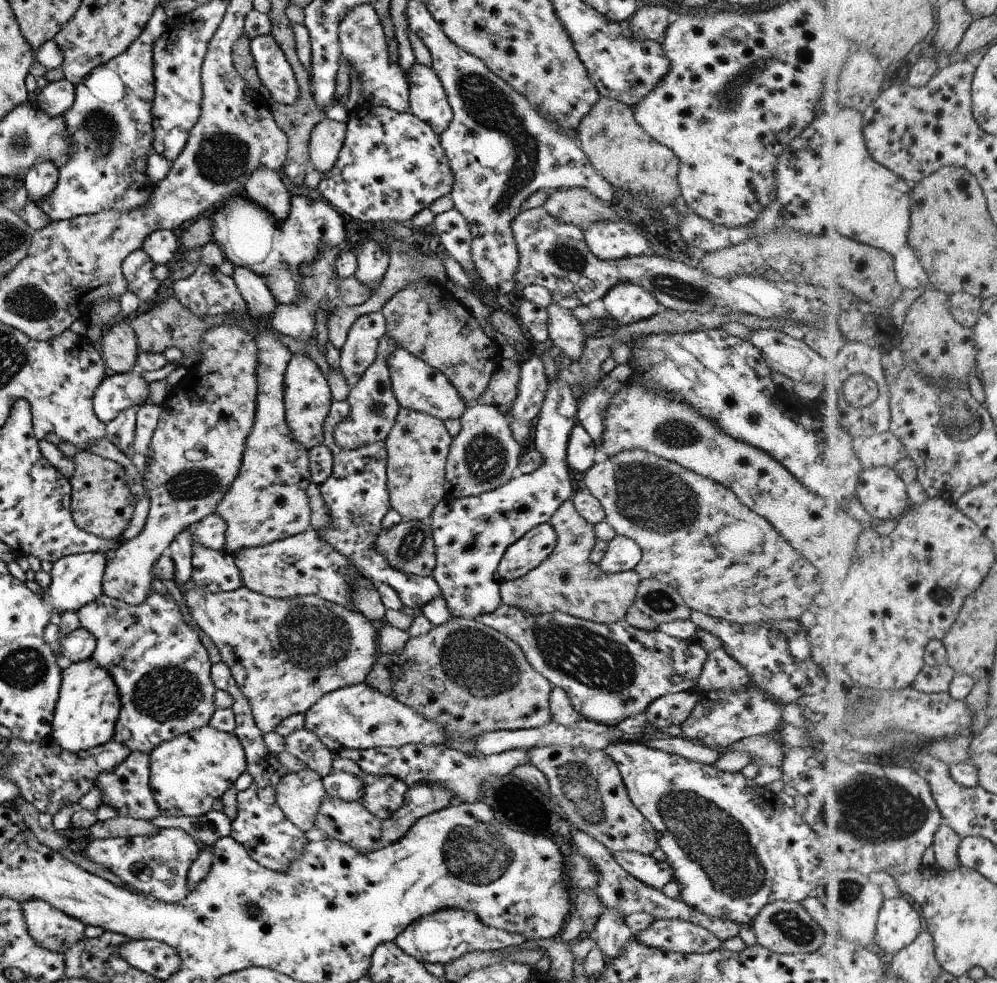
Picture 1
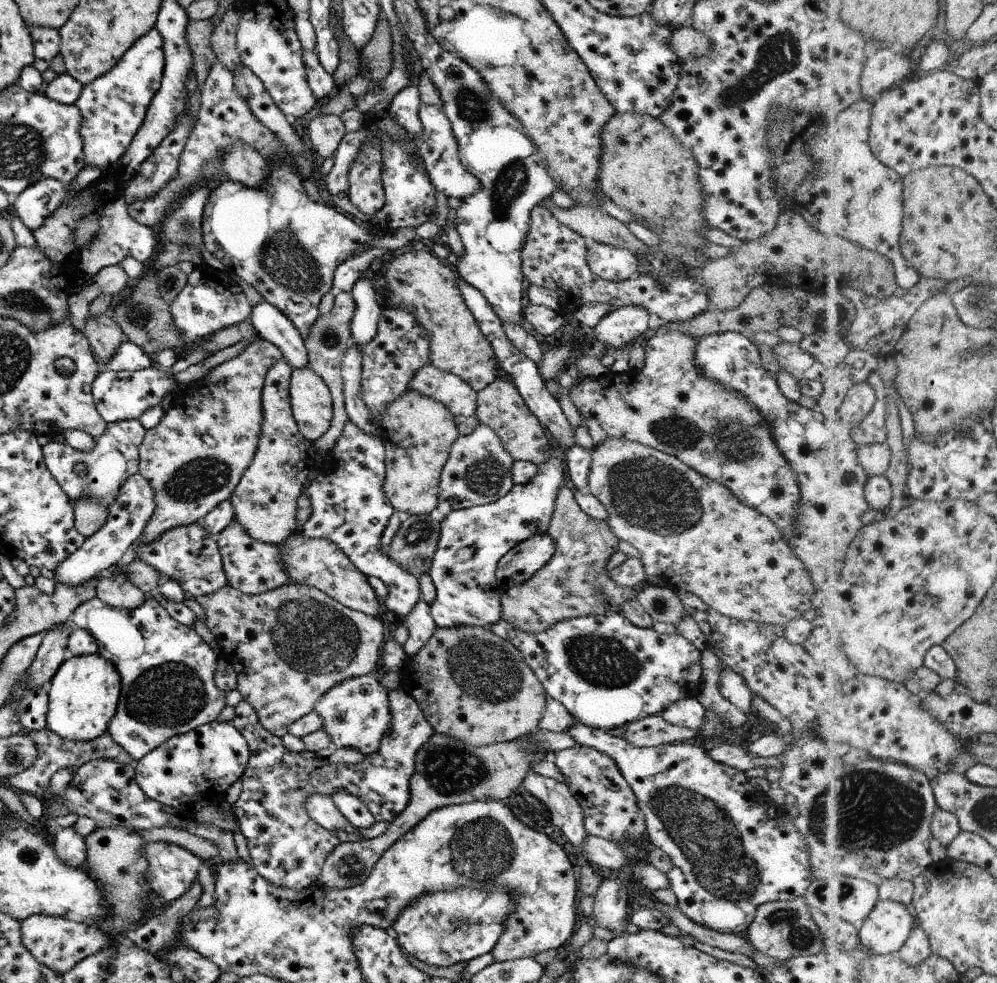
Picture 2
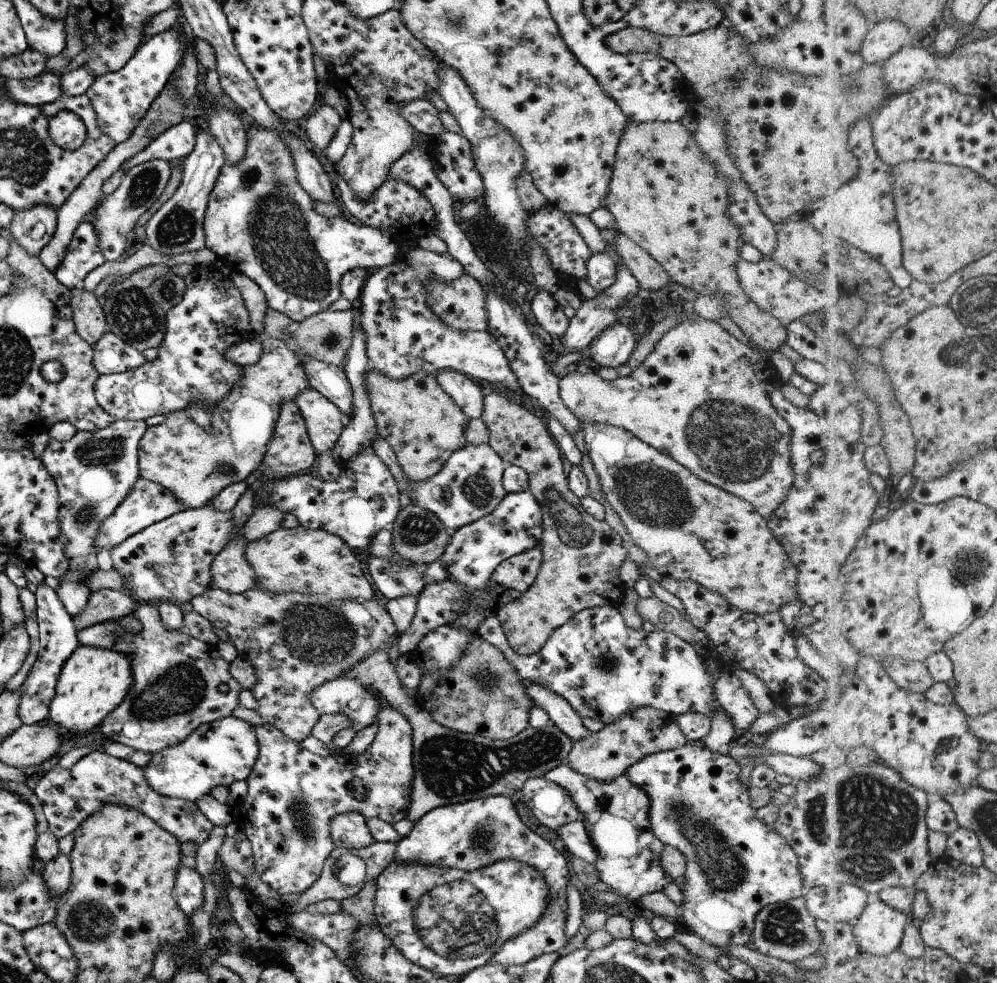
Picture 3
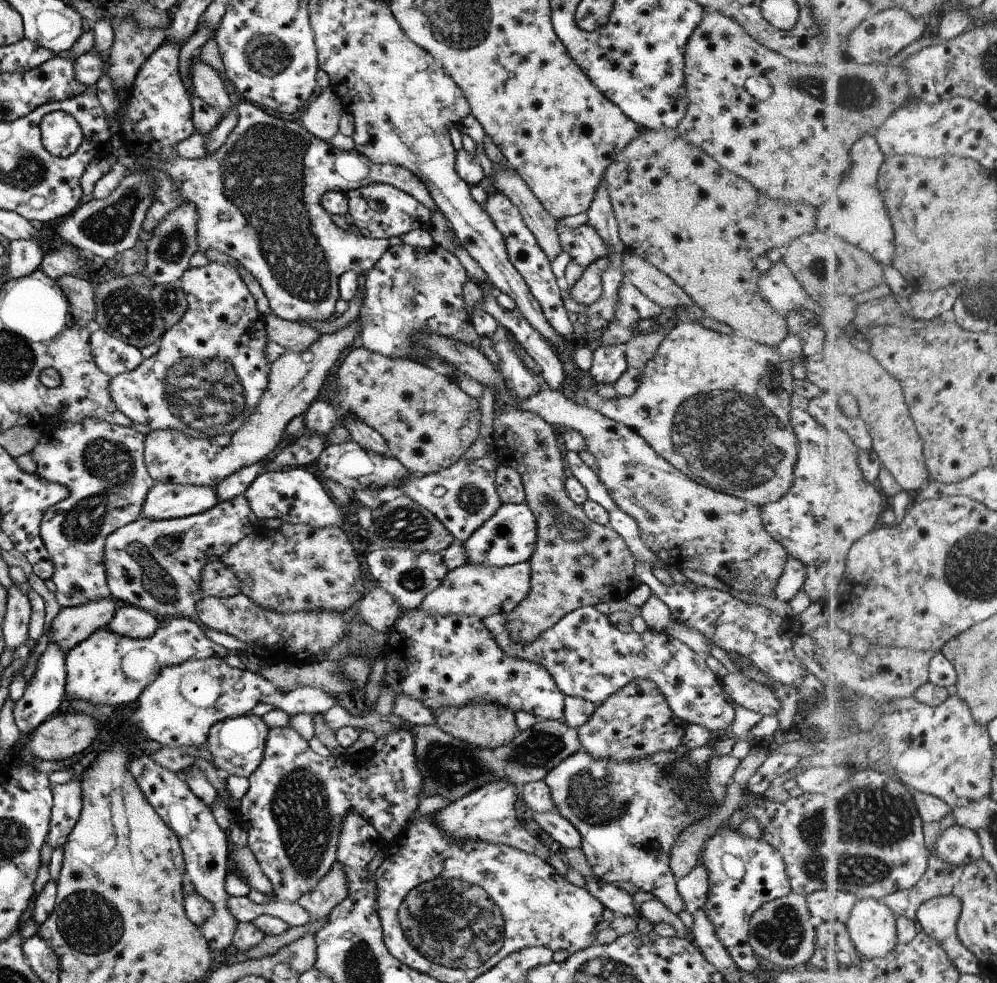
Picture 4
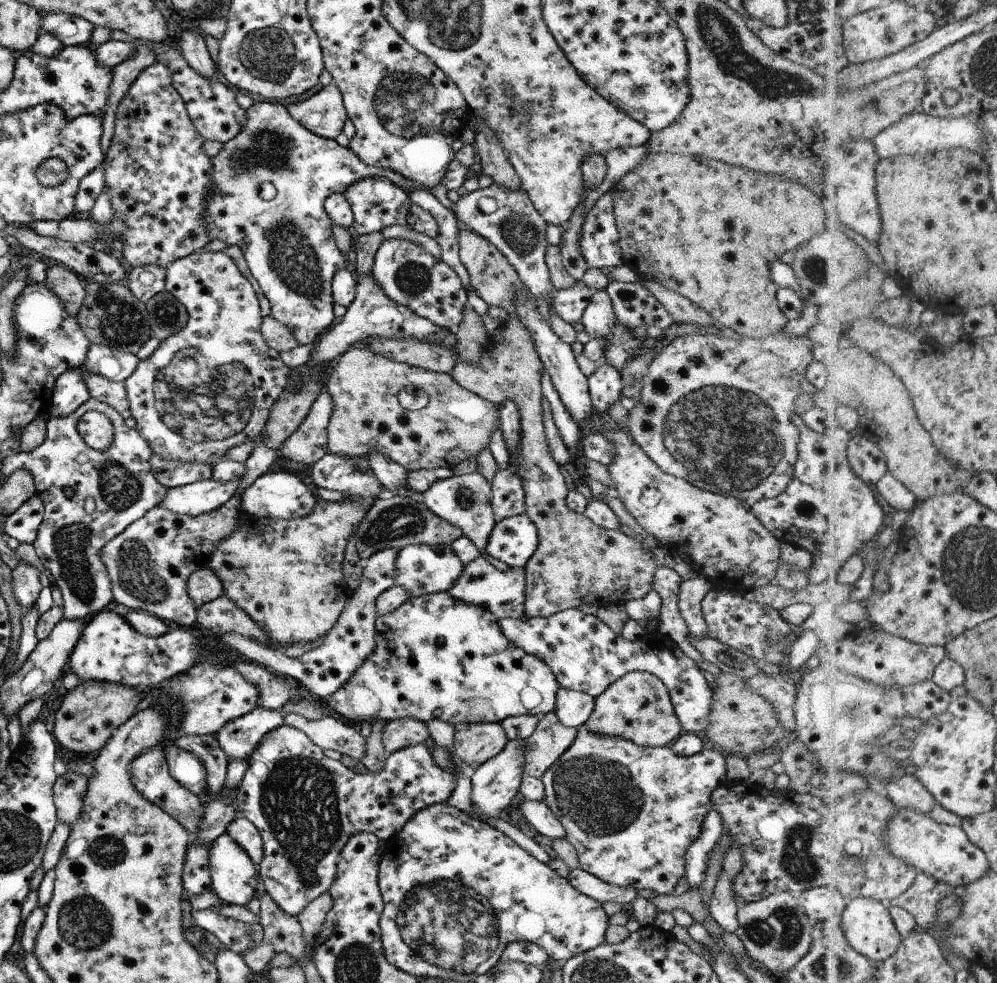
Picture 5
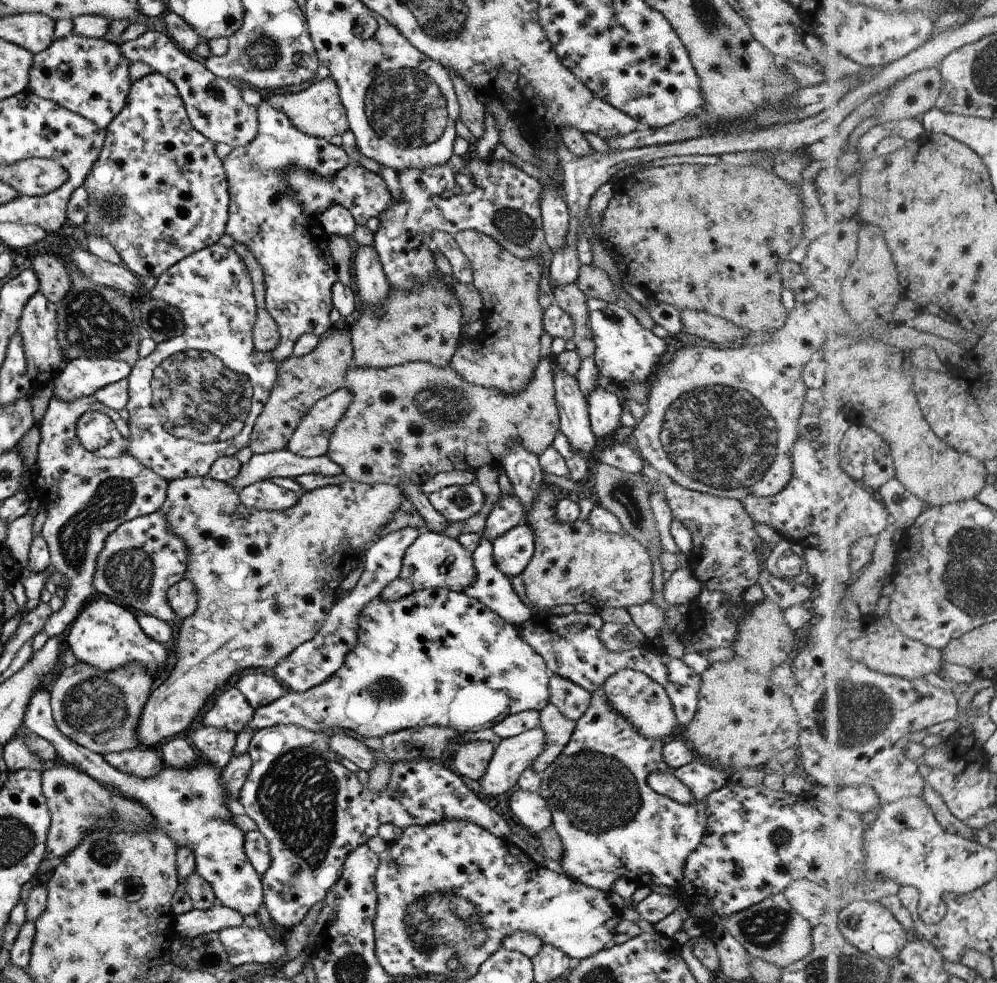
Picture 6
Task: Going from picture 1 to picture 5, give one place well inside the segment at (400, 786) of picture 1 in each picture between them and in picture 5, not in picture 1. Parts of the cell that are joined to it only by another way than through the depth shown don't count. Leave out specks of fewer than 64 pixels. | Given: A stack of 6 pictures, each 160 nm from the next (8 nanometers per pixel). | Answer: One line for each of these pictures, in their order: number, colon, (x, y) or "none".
2: (286, 847)
3: (291, 794)
4: (292, 810)
5: (305, 806)

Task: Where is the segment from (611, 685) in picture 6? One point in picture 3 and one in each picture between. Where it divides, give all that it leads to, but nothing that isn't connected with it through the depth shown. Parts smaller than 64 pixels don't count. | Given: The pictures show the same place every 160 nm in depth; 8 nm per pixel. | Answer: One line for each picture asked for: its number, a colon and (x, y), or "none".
3: (604, 755)
4: (635, 721)
5: (636, 706)

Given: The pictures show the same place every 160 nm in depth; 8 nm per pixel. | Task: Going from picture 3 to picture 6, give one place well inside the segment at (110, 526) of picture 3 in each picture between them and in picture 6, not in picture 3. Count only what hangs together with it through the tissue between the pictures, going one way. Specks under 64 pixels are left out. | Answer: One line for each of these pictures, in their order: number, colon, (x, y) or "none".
4: (173, 500)
5: (194, 499)
6: (283, 463)

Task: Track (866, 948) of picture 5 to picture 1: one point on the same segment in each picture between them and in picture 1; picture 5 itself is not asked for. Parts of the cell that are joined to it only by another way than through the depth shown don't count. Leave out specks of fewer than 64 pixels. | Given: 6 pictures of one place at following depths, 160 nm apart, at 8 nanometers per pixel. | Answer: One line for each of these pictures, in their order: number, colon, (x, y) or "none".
1: (899, 924)
2: (887, 928)
3: (880, 930)
4: (873, 926)

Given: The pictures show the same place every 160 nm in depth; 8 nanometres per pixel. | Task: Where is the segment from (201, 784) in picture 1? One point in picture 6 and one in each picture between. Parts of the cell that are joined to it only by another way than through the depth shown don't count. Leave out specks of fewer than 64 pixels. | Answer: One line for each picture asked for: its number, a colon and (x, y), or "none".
2: (187, 772)
3: (218, 753)
4: (236, 745)
5: (237, 738)
6: (438, 657)

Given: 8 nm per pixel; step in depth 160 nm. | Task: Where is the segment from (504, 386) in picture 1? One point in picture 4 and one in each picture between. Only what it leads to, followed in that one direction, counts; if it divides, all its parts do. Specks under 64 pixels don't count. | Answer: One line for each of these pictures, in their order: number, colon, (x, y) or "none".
2: (498, 406)
3: (580, 557)
4: (576, 562)

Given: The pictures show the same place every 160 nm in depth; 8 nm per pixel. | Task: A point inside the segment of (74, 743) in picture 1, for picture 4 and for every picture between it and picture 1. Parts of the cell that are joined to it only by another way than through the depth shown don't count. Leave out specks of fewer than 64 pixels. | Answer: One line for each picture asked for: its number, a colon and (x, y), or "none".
2: (83, 693)
3: (92, 681)
4: (106, 668)

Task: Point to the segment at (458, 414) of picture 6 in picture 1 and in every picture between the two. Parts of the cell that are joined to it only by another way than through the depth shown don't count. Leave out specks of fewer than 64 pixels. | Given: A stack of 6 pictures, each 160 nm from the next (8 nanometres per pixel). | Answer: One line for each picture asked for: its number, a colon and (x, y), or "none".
1: (417, 444)
2: (416, 431)
3: (423, 427)
4: (427, 422)
5: (419, 419)

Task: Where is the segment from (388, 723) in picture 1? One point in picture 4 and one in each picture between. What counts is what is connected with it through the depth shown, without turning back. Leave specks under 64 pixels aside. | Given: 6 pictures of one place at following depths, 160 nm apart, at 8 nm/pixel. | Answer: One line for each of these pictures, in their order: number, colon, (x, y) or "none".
2: (354, 712)
3: (344, 696)
4: (176, 710)

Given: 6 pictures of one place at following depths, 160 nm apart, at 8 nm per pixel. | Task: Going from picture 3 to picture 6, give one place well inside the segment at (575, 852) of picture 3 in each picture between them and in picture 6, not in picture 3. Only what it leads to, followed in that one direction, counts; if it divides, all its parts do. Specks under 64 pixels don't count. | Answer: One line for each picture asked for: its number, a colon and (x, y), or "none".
4: (559, 830)
5: (536, 813)
6: (530, 809)

